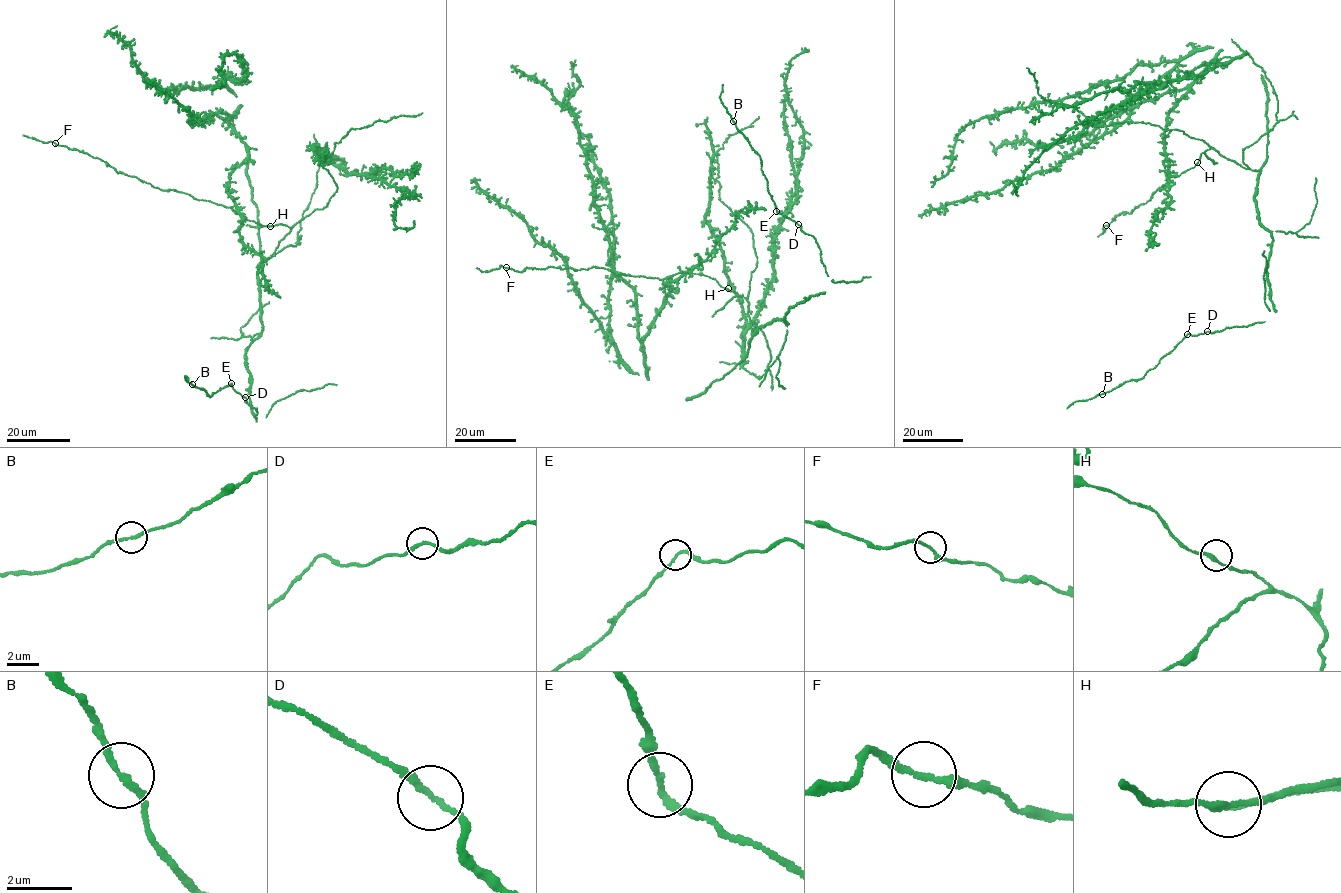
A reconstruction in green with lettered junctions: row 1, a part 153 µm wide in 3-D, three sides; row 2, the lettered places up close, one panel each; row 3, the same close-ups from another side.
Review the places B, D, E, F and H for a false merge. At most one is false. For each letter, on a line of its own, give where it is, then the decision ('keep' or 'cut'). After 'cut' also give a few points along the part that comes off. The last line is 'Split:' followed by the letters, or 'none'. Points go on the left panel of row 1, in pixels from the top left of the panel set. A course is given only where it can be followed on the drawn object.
B: place (192, 384); keep
D: place (245, 397); keep
E: place (231, 383); keep
F: place (55, 143); keep
H: place (270, 226); keep
Split: none

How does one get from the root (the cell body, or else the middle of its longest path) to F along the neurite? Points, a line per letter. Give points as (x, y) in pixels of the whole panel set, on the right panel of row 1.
F: (1198, 163), (1178, 176), (1168, 177), (1164, 186), (1145, 204), (1135, 207), (1130, 213), (1120, 213), (1106, 225)

